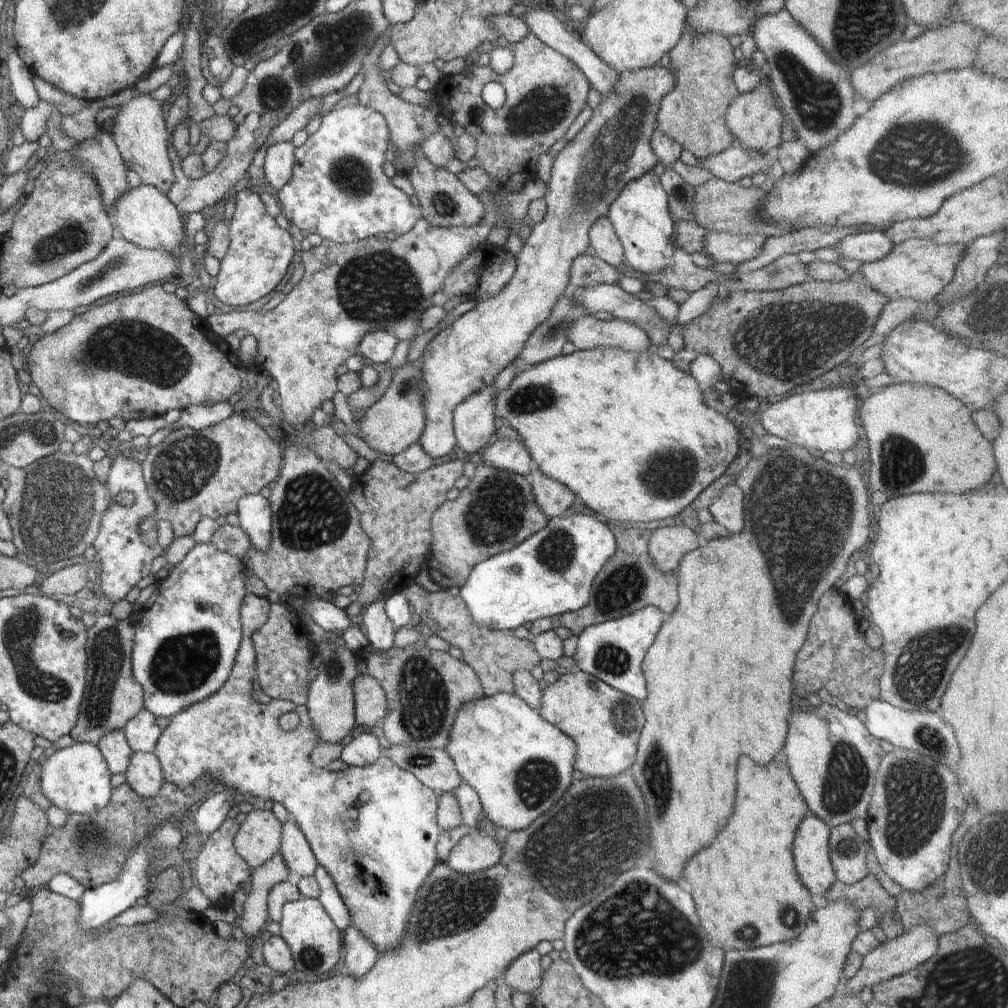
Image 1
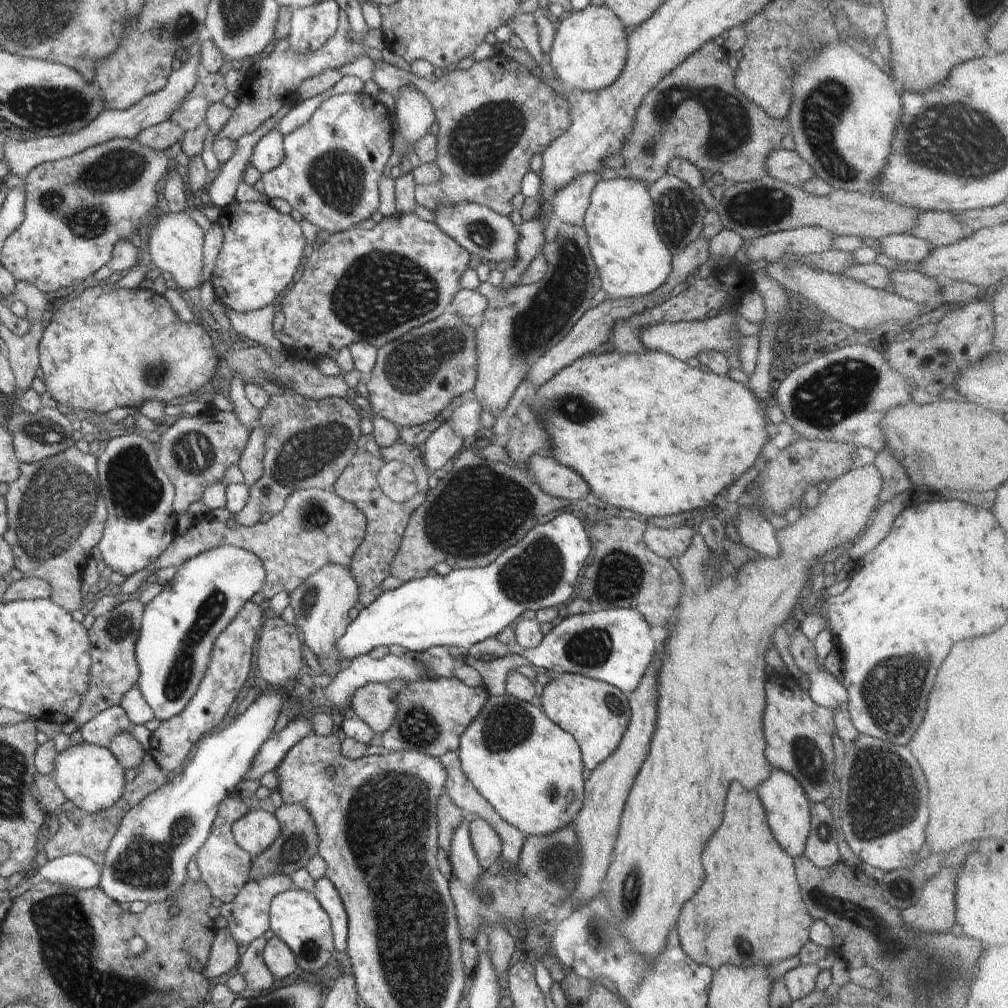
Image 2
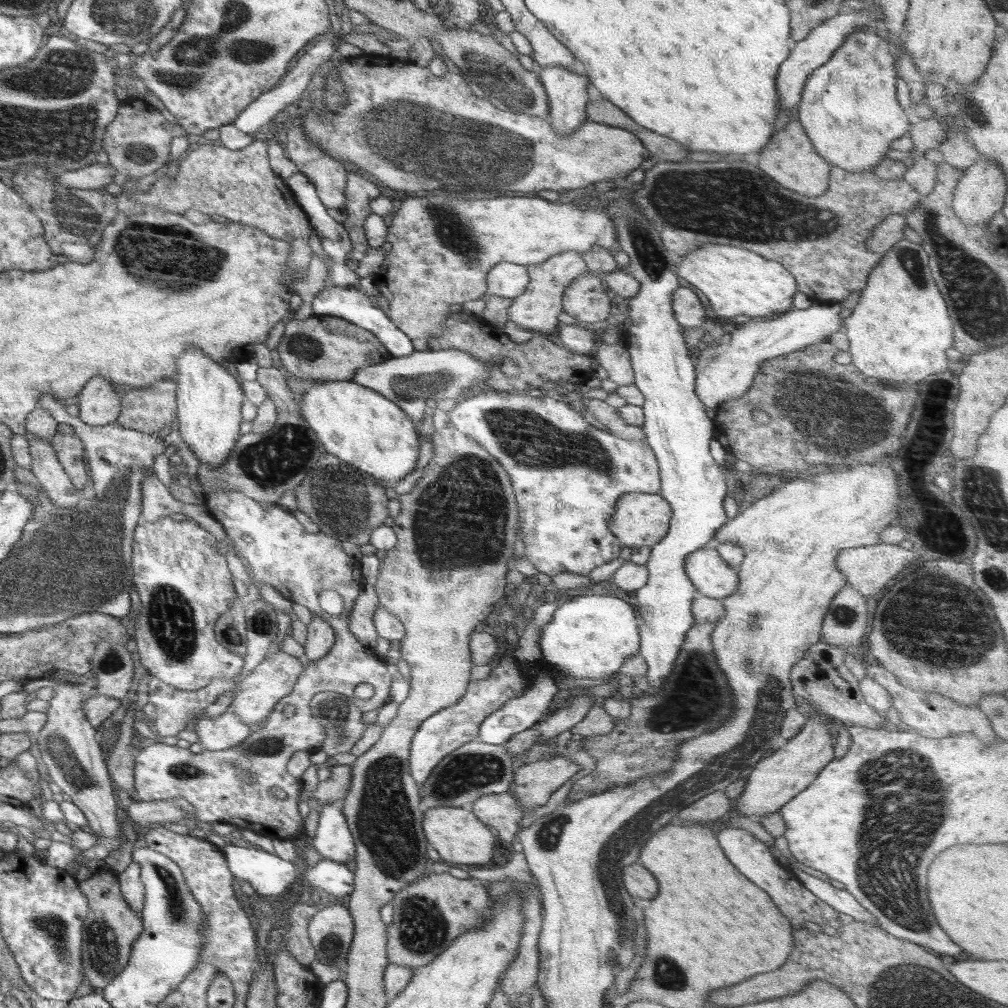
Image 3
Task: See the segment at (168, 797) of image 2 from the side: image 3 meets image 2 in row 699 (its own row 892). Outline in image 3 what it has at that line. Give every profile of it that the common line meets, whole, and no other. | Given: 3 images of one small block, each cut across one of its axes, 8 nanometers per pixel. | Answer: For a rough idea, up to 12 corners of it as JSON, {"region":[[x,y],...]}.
{"region":[[222,845],[234,879],[283,893],[301,866],[257,846]]}

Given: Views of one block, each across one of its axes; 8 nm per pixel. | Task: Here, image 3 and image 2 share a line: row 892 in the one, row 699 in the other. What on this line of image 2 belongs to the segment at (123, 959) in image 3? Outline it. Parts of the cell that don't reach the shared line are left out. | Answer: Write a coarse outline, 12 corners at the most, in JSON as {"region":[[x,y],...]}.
{"region":[[126,600],[88,630],[80,729],[138,685],[145,606]]}

